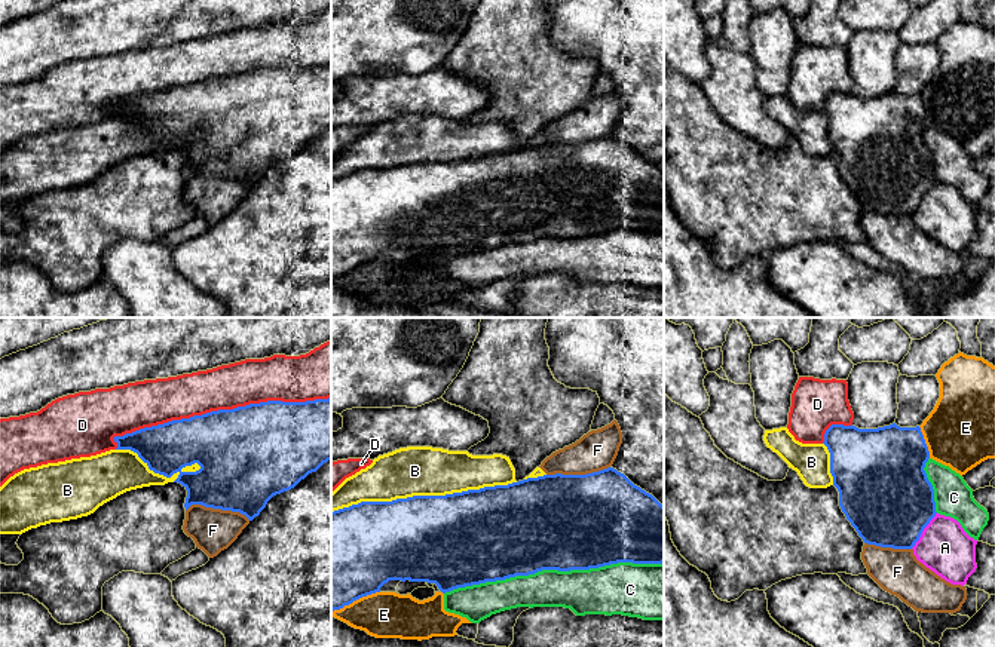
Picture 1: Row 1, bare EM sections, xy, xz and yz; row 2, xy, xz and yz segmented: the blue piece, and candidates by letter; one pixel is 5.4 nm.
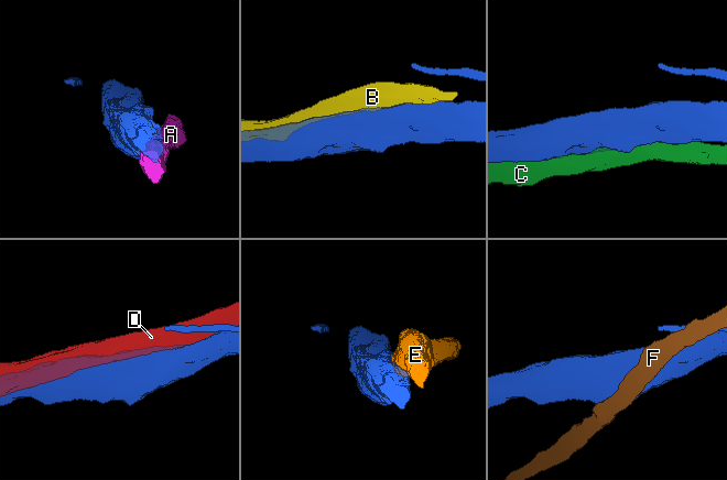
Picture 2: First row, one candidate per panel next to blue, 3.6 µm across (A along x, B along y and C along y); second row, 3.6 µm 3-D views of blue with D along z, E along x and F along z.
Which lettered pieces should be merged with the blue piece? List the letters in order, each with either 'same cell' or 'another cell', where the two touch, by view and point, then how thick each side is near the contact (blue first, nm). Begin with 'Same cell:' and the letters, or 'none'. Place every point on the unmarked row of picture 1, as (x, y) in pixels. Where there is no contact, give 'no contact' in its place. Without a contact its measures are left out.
Same cell: none
A: another cell; contact yz (922, 198); calibres 480 and 280 nm
B: another cell; contact xz (423, 163); calibres 480 and 280 nm
C: another cell; contact xz (553, 236); calibres 500 and 240 nm
D: another cell; contact xy (220, 77); calibres 460 and 240 nm
E: another cell; contact xz (355, 267); calibres 500 and 260 nm
F: another cell; contact xy (219, 175); calibres 440 and 240 nm

